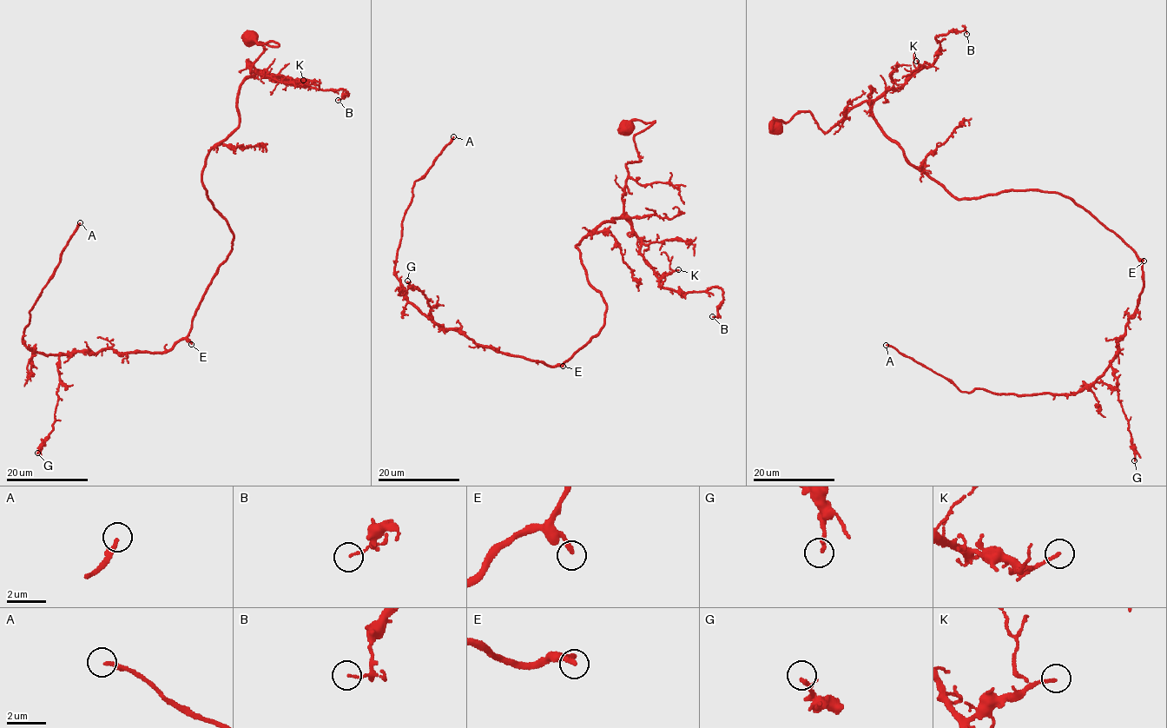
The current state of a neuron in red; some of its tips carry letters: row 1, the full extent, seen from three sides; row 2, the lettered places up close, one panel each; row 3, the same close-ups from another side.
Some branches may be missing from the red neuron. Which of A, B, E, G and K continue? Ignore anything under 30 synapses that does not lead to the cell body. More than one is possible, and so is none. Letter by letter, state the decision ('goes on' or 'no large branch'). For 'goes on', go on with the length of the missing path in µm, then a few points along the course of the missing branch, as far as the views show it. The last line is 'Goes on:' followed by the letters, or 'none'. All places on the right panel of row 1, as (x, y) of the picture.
A: goes on; missing 150 µm
B: no large branch
E: goes on; missing 15 µm
G: no large branch
K: no large branch
Goes on: A, E

